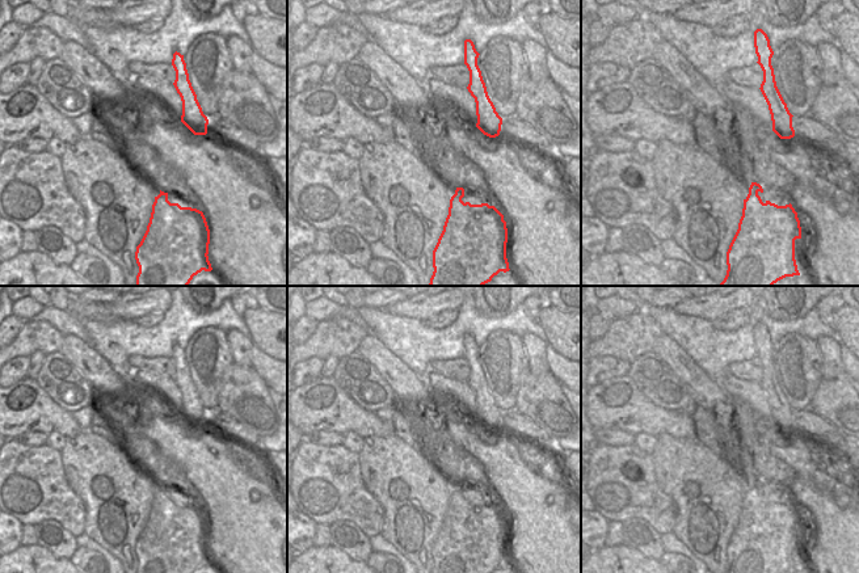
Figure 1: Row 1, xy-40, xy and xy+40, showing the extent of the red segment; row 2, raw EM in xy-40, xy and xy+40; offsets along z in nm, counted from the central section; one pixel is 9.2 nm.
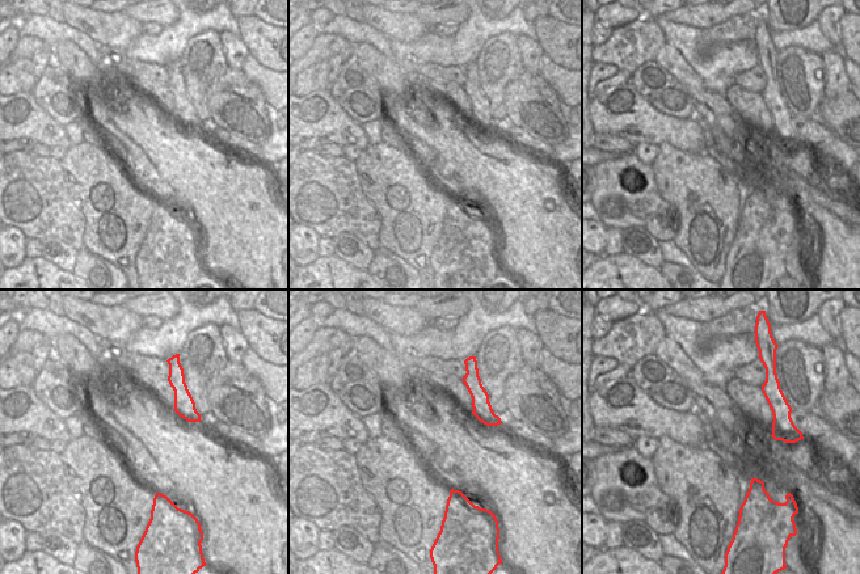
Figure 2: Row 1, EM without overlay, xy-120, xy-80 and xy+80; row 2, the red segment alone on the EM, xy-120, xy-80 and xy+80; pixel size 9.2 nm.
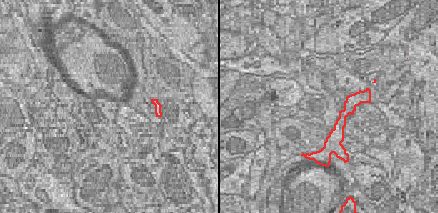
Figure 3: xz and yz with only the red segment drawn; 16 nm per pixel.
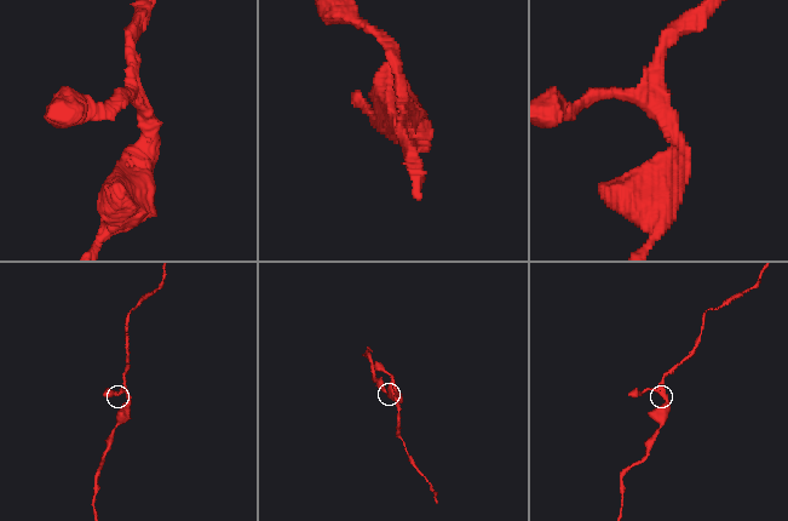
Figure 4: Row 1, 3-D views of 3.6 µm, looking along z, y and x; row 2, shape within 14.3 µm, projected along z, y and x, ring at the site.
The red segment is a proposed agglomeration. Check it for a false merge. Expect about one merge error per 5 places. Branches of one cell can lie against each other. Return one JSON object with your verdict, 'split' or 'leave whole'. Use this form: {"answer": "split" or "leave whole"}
{"answer": "leave whole"}

